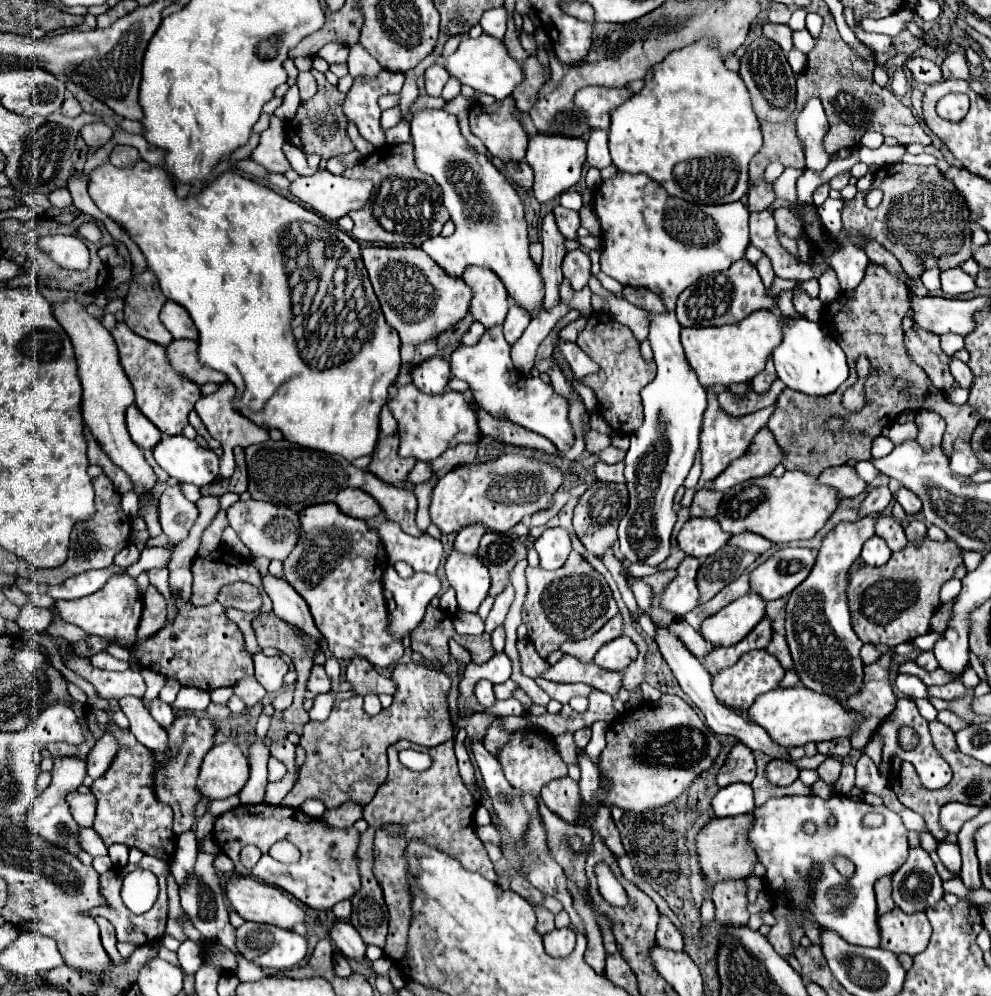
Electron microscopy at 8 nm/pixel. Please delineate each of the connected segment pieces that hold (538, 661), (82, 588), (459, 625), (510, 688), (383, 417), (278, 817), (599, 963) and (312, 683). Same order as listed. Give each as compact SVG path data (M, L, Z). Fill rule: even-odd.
M524 638L524 640L518 640L516 644L518 648L518 654L520 654L520 670L530 676L530 678L538 678L540 672L544 672L548 668L548 662L544 658L538 656L536 648Z
M112 564L110 568L104 570L90 570L90 572L82 572L70 580L66 580L64 584L58 586L46 586L46 594L52 596L54 600L76 600L76 598L84 598L90 596L94 592L98 592L114 574L122 574L126 572L124 568Z
M456 612L454 614L454 630L458 634L472 634L478 636L484 632L484 624L480 620L478 614L464 614L464 612Z
M506 680L502 684L494 684L494 696L498 700L506 700L506 698L512 698L514 692L518 690L518 684L514 680Z
M382 406L382 412L380 412L380 430L384 434L394 434L396 426L398 426L398 422L394 420L392 412L388 410L388 406Z
M240 804L238 808L218 816L216 824L214 824L214 838L220 850L232 858L236 866L234 868L236 874L252 876L270 886L278 886L310 908L330 910L336 902L352 898L354 892L360 888L358 862L354 858L354 852L358 848L356 828L334 830L324 826L320 820L306 816L300 808L284 808L284 806L268 806L268 804L256 804L256 806ZM278 840L292 842L300 850L300 860L294 864L282 864L274 860L268 854L268 850ZM248 844L254 844L262 850L260 862L250 870L244 868L240 862L240 850Z
M568 882L568 888L574 896L574 906L578 910L578 914L582 916L584 924L586 924L586 938L588 938L588 948L586 948L586 954L584 954L584 960L588 966L594 968L594 972L598 972L600 976L604 974L604 962L606 962L606 952L604 952L604 946L602 946L602 932L590 912L590 908L586 908L586 904L582 902L582 896L578 894L578 890L574 888L574 884Z
M314 666L312 674L308 678L306 690L310 690L312 694L322 694L322 692L330 692L330 678L324 672L324 666Z

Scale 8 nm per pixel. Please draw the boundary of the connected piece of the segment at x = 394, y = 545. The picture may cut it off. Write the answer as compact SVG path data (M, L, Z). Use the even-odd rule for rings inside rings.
M386 520L380 530L380 540L388 552L390 562L404 560L408 562L416 572L436 572L442 558L444 558L444 548L442 542L422 534L418 538L408 536L400 530L398 524Z

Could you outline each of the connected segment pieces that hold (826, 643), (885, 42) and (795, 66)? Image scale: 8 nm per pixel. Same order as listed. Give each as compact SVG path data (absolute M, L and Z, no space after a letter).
M870 516L858 522L840 522L822 540L810 576L790 594L786 604L786 640L802 686L832 696L838 702L846 702L858 694L864 684L864 664L860 658L862 640L850 624L846 584L850 584L850 566L860 556L862 544L872 536L874 520Z
M854 28L854 32L856 32L856 36L858 36L866 46L870 46L876 54L886 54L886 52L890 52L890 48L892 48L892 38L890 38L890 36L884 36L884 34L868 34L868 32L856 30L856 28Z
M792 48L788 54L788 62L796 74L800 74L806 68L806 54L802 54L798 48Z

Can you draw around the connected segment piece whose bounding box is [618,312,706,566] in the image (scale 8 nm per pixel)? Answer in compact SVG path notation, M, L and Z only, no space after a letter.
M674 312L648 314L648 342L658 366L656 378L642 390L644 422L630 436L630 450L624 458L624 478L630 504L618 528L618 542L628 562L658 566L670 554L670 534L676 524L672 500L688 476L700 448L702 414L706 410L706 390L686 362L680 344L680 324Z

